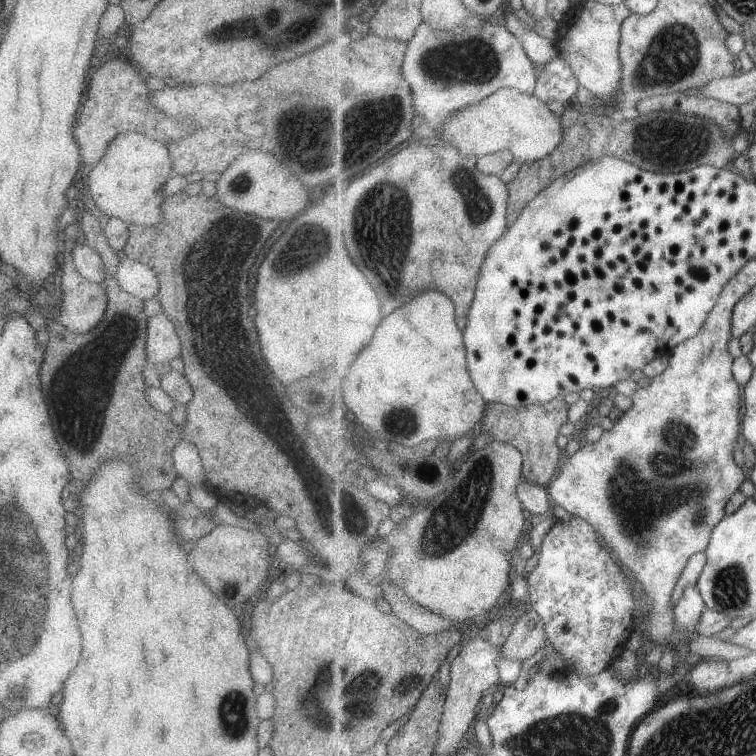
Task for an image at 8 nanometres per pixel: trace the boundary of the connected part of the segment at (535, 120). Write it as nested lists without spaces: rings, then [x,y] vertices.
[[[508,87],[497,90],[483,102],[473,104],[473,106],[461,110],[459,114],[453,114],[453,118],[449,118],[449,122],[445,122],[445,126],[441,126],[441,130],[438,132],[440,133],[440,136],[437,137],[437,139],[440,138],[438,141],[459,148],[461,154],[465,154],[465,156],[479,158],[504,149],[509,150],[516,159],[522,162],[537,161],[549,156],[565,140],[565,134],[567,134],[562,116],[557,117],[555,113],[551,112],[541,98],[537,98],[535,94],[526,94],[517,88]]]

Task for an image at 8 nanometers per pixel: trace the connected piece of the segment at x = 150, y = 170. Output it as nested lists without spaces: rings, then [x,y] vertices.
[[[127,132],[115,136],[107,148],[103,158],[85,173],[84,183],[89,187],[91,201],[109,219],[115,218],[128,226],[157,227],[163,220],[161,204],[165,199],[163,184],[167,183],[171,174],[169,154],[161,142],[155,142],[143,134]]]

